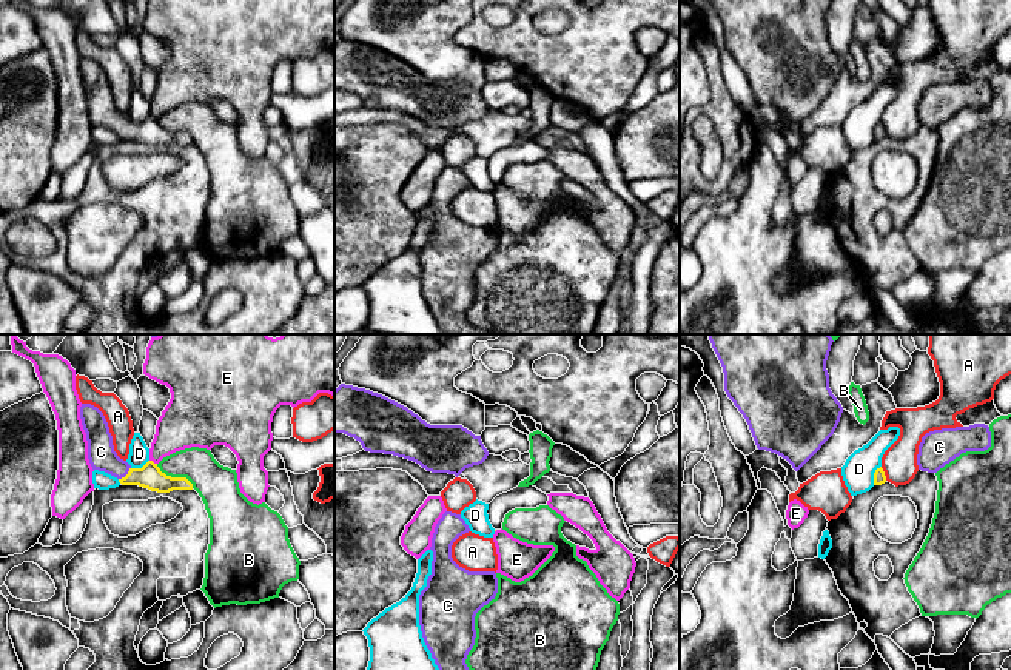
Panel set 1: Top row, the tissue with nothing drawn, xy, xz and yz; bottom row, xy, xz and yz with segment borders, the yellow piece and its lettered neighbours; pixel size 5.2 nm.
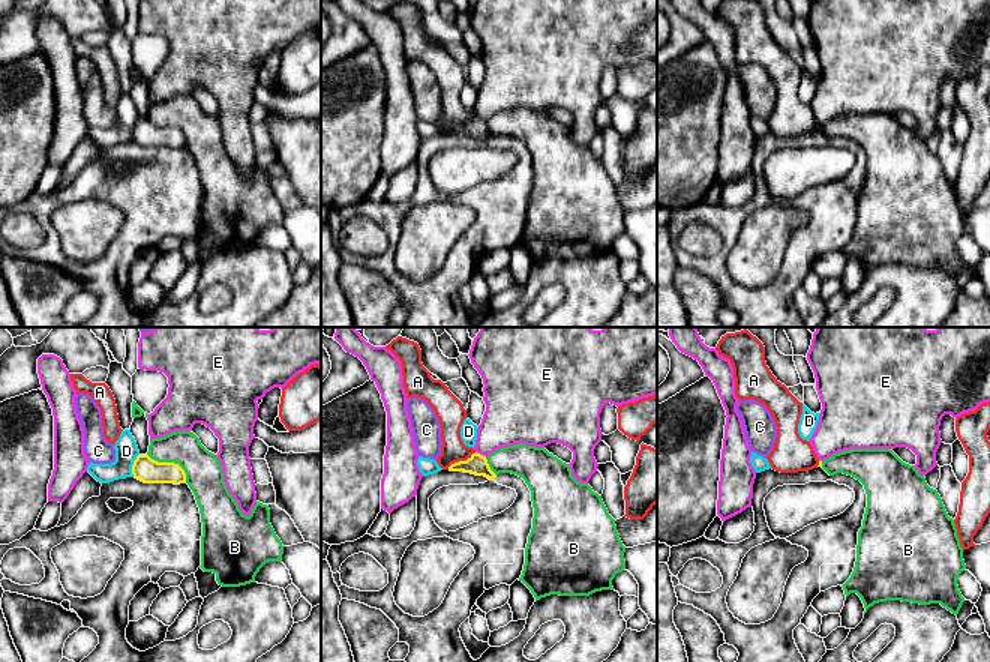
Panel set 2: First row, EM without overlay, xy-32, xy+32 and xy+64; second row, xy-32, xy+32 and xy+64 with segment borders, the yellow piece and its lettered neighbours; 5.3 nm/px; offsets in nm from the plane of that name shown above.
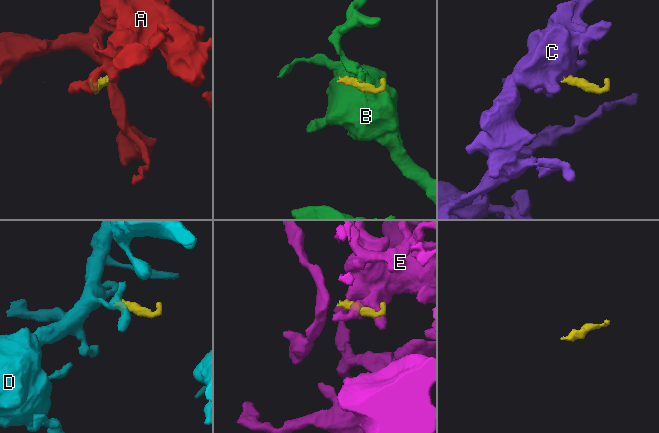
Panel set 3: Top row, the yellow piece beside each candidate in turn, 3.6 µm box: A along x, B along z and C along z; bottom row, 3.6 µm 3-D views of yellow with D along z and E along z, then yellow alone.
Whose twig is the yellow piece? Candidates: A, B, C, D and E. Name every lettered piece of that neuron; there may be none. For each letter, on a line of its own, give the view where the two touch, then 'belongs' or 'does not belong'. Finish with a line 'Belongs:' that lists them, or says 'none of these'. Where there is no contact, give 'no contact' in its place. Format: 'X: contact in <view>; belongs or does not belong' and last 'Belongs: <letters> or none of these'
A: contact in yz; does not belong
B: contact in xy; does not belong
C: contact in xy; belongs
D: contact in yz; does not belong
E: contact in xy; does not belong
Belongs: C

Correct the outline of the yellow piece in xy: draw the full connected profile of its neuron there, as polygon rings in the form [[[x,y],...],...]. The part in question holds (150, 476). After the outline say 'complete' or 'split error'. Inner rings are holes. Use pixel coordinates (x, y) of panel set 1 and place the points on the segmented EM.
[[[82,404],[80,419],[86,433],[88,459],[92,470],[117,477],[122,485],[139,485],[157,493],[193,490],[193,484],[186,477],[166,476],[153,461],[148,461],[142,468],[133,468],[120,459],[114,451],[108,422],[97,407]]]; split error

